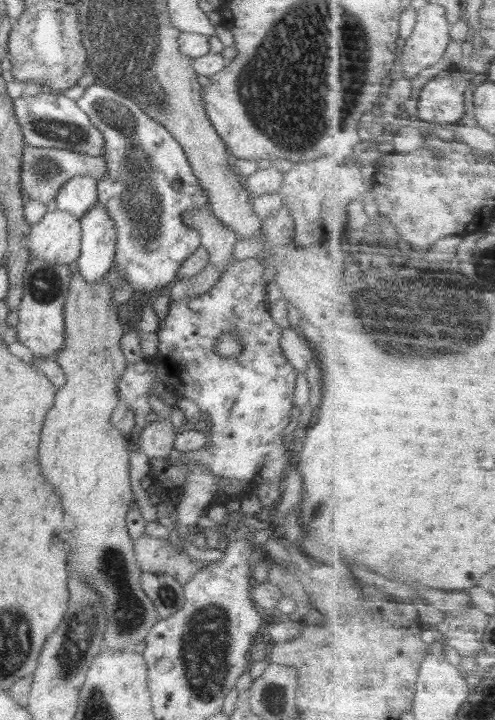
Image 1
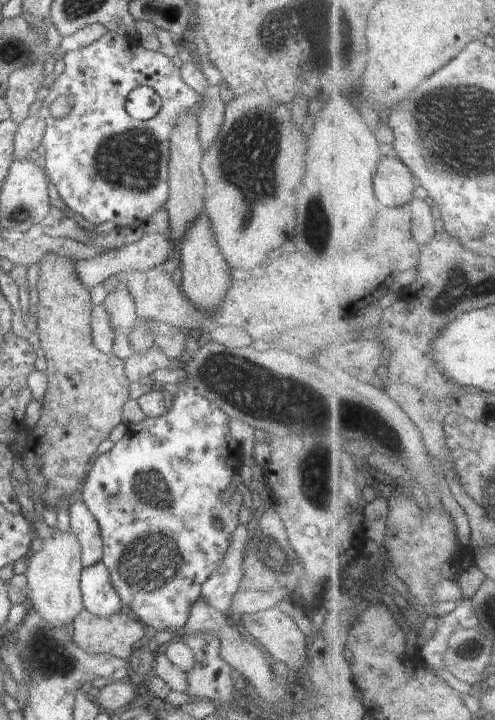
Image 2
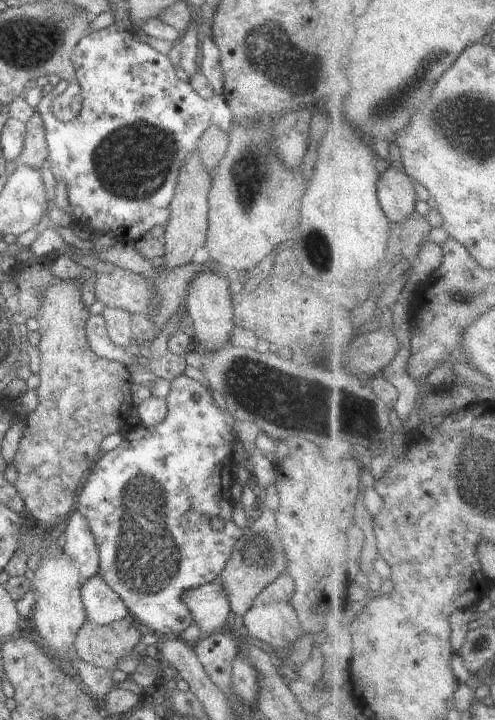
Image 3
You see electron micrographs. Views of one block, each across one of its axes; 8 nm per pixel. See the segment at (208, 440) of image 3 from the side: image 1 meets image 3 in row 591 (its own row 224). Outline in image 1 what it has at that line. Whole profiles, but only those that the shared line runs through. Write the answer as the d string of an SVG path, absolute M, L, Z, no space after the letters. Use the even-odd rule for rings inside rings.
M92 84L86 87L76 104L104 136L102 157L106 162L106 173L96 182L98 204L106 210L116 232L113 267L118 268L118 272L128 280L128 284L143 295L156 294L161 288L173 286L178 282L177 276L182 264L201 246L200 233L184 224L183 213L209 208L209 199L192 172L186 153L168 130L156 120L152 120L148 114L144 114L134 100L114 90L108 90L108 86ZM176 180L182 182L178 190L174 188Z

